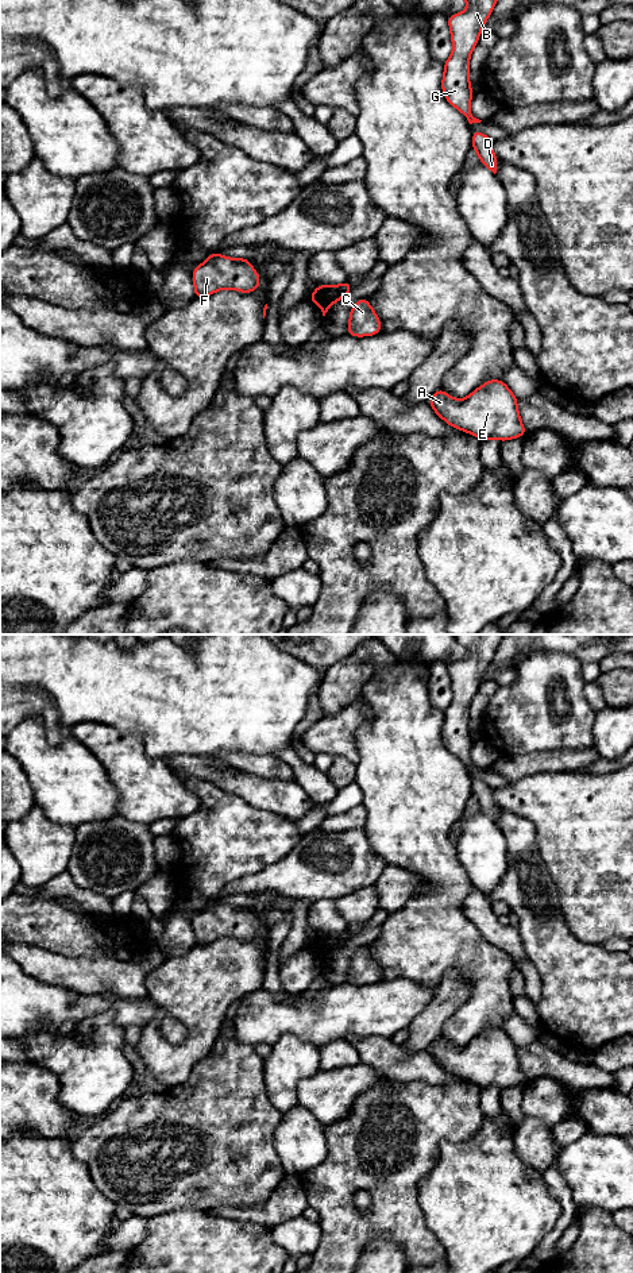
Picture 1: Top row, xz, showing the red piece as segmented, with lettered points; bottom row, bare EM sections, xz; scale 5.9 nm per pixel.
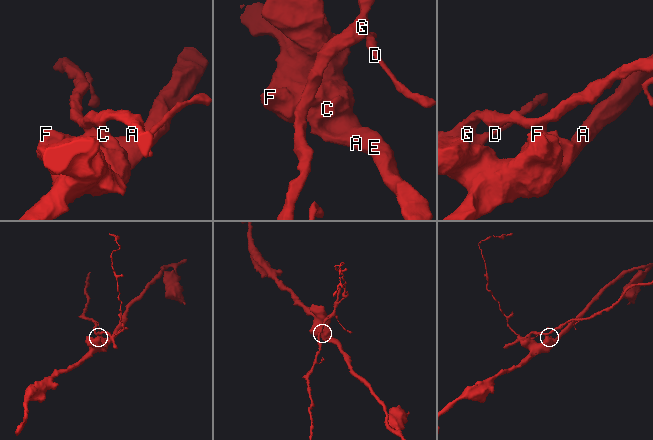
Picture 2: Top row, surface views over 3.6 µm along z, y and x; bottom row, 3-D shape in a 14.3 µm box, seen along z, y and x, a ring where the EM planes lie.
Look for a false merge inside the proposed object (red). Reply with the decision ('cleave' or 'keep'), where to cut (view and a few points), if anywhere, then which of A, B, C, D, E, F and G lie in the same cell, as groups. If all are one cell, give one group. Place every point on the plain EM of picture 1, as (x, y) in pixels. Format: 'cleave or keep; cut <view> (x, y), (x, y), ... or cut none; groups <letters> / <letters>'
cleave; cut xz (338, 933), (329, 942), (320, 941); groups A C E F / B D G

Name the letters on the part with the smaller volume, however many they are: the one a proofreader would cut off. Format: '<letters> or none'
B, D, G

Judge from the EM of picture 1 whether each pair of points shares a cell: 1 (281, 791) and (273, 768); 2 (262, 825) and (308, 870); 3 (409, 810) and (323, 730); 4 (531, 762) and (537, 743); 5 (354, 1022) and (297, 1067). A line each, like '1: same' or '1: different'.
1: different
2: different
3: different
4: different
5: different

